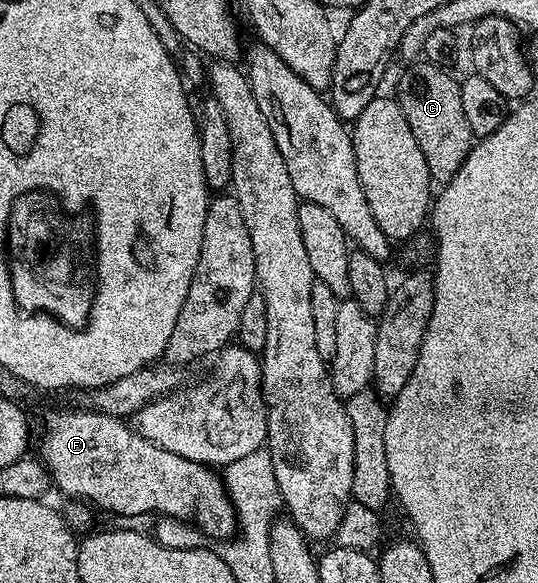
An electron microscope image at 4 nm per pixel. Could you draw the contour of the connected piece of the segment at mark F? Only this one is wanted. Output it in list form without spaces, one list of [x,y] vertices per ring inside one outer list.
[[[86,408],[62,410],[59,414],[50,414],[46,418],[46,431],[42,434],[42,454],[40,461],[50,473],[50,481],[58,486],[70,500],[85,500],[99,511],[111,510],[114,514],[123,514],[134,518],[137,514],[150,514],[163,518],[178,518],[182,522],[191,522],[202,531],[207,539],[226,540],[235,533],[238,517],[234,515],[234,505],[225,481],[218,478],[213,469],[203,462],[184,460],[176,452],[168,452],[152,444],[138,433],[133,425],[123,419],[96,414]]]

